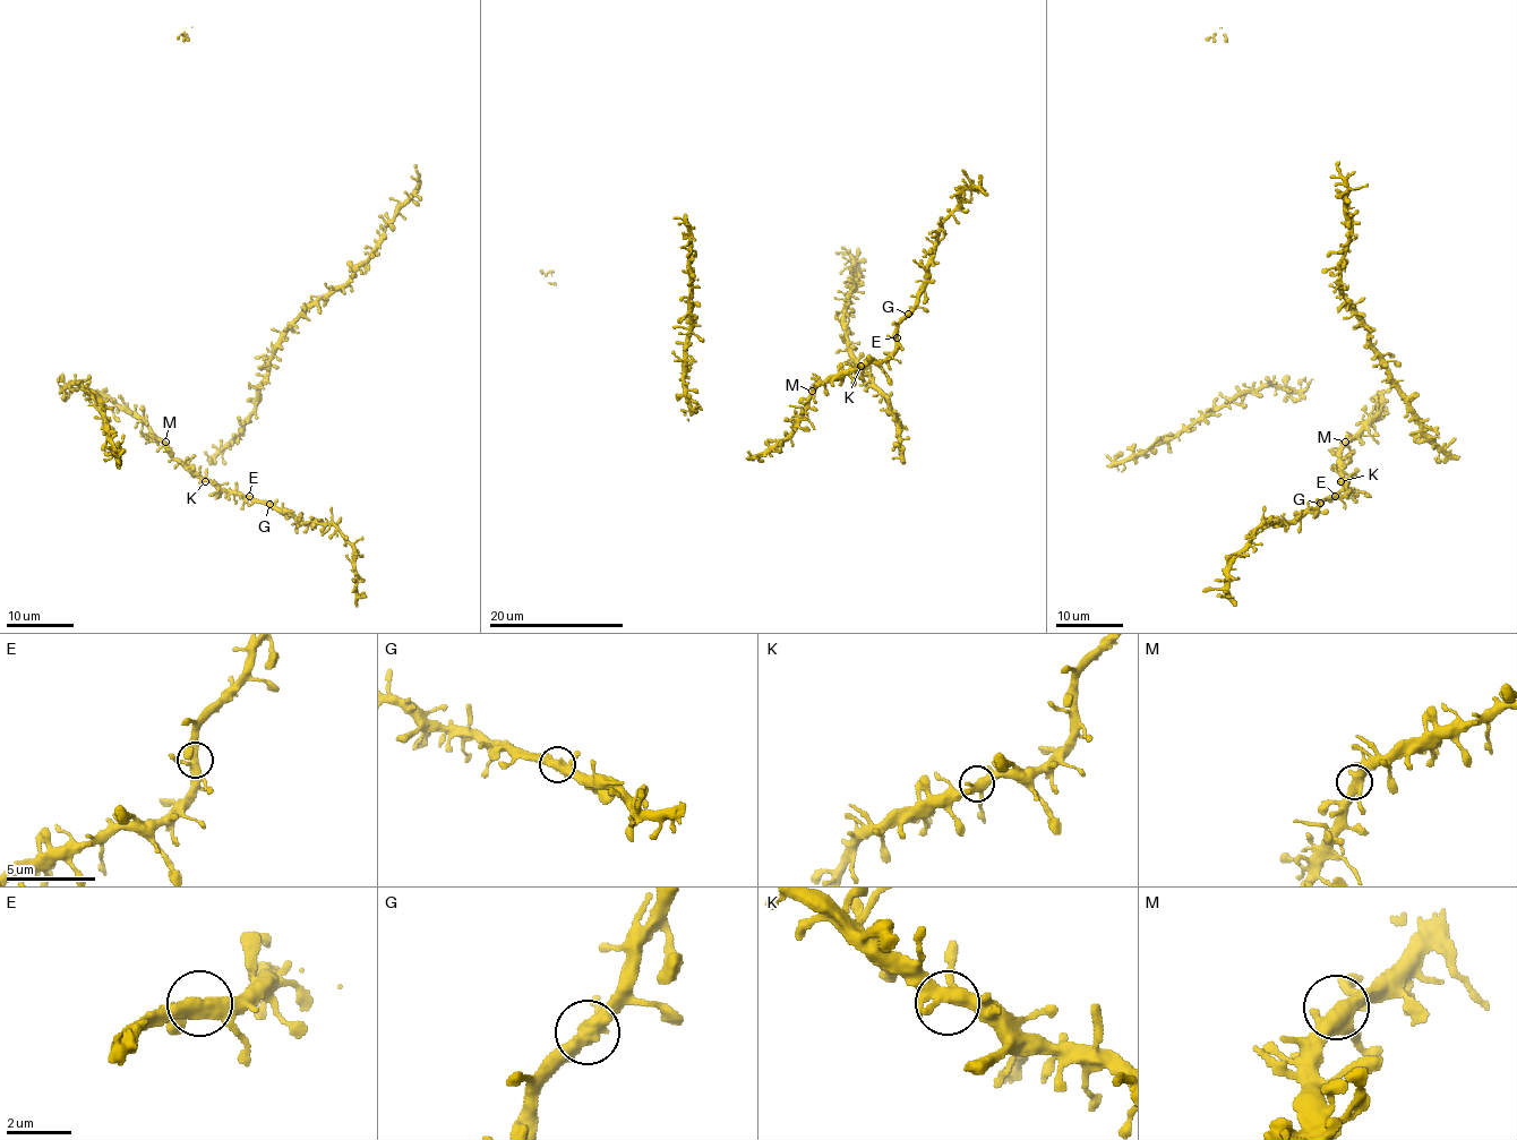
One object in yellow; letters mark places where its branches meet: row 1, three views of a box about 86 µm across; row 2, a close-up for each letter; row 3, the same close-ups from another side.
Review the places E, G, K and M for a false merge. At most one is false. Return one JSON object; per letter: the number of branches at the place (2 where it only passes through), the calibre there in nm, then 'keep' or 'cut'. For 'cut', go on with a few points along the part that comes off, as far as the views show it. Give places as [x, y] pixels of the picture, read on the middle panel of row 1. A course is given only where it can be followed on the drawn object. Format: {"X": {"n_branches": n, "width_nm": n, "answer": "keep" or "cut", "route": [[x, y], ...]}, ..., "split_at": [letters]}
{"E": {"n_branches": 3, "width_nm": 400, "answer": "keep"}, "G": {"n_branches": 3, "width_nm": 400, "answer": "keep"}, "K": {"n_branches": 3, "width_nm": 380, "answer": "keep"}, "M": {"n_branches": 3, "width_nm": 400, "answer": "keep"}, "split_at": []}

